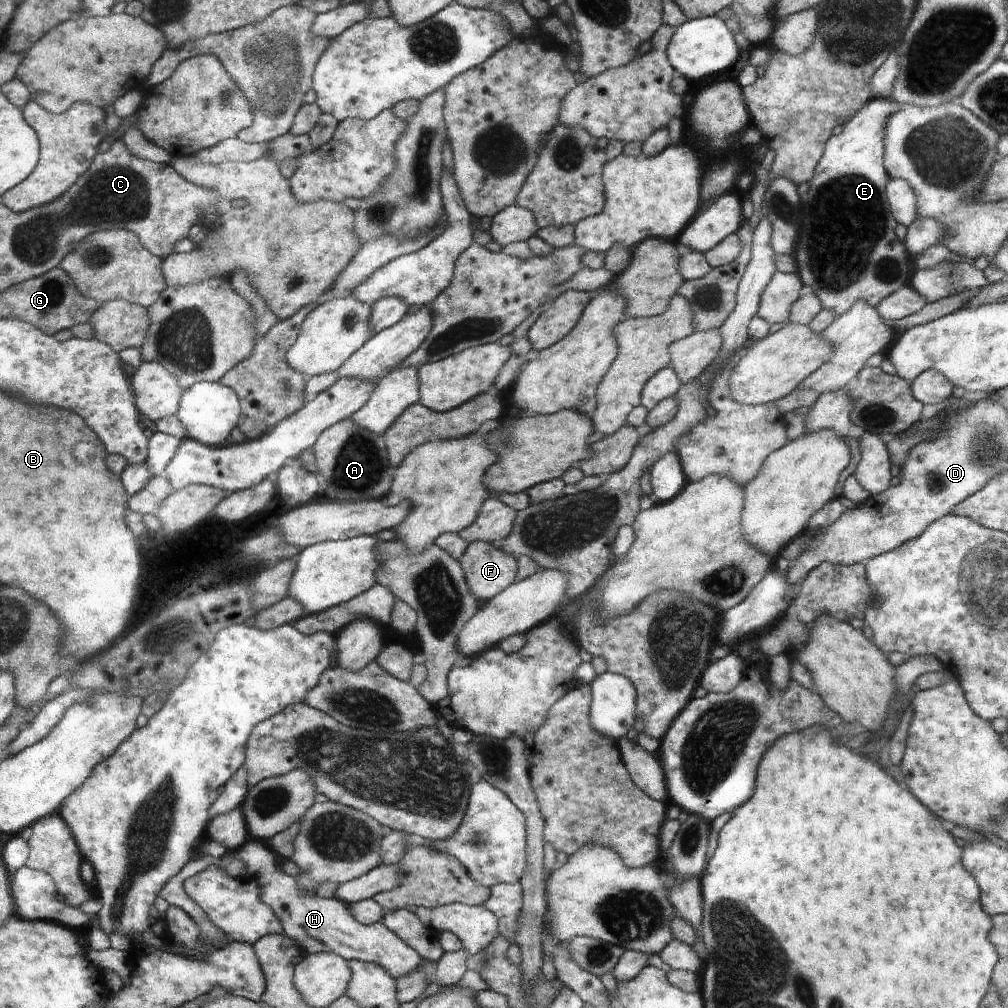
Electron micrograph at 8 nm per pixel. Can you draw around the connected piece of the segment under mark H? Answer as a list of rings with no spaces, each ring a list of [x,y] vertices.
[[[250,838],[248,842],[236,852],[228,852],[223,858],[224,860],[236,857],[242,860],[247,868],[247,874],[243,877],[255,878],[261,890],[262,900],[275,912],[279,920],[283,923],[283,932],[292,940],[295,940],[299,947],[308,953],[331,952],[339,957],[345,958],[347,961],[356,959],[357,961],[366,961],[382,965],[389,973],[398,980],[402,975],[410,975],[412,971],[419,969],[423,963],[423,957],[416,952],[410,945],[406,944],[395,932],[387,927],[382,921],[364,925],[360,920],[356,920],[356,916],[352,914],[349,905],[343,900],[336,898],[322,898],[314,891],[303,891],[299,887],[299,882],[294,876],[288,875],[280,868],[280,856],[270,848],[268,842],[259,841]]]

